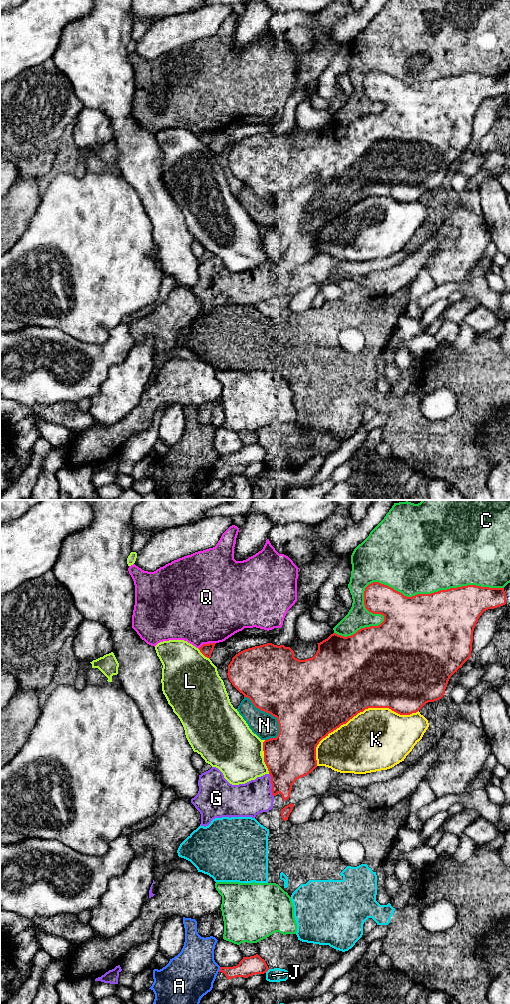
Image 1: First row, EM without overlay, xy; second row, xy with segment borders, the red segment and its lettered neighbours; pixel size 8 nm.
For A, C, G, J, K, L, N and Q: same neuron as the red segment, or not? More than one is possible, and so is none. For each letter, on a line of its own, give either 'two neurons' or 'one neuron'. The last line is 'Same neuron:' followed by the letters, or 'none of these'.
A: two neurons
C: two neurons
G: two neurons
J: two neurons
K: two neurons
L: two neurons
N: two neurons
Q: two neurons
Same neuron: none of these

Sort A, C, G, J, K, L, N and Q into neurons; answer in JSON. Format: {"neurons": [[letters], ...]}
{"neurons": [["A"], ["C"], ["G"], ["J"], ["K"], ["L"], ["N"], ["Q"]]}

